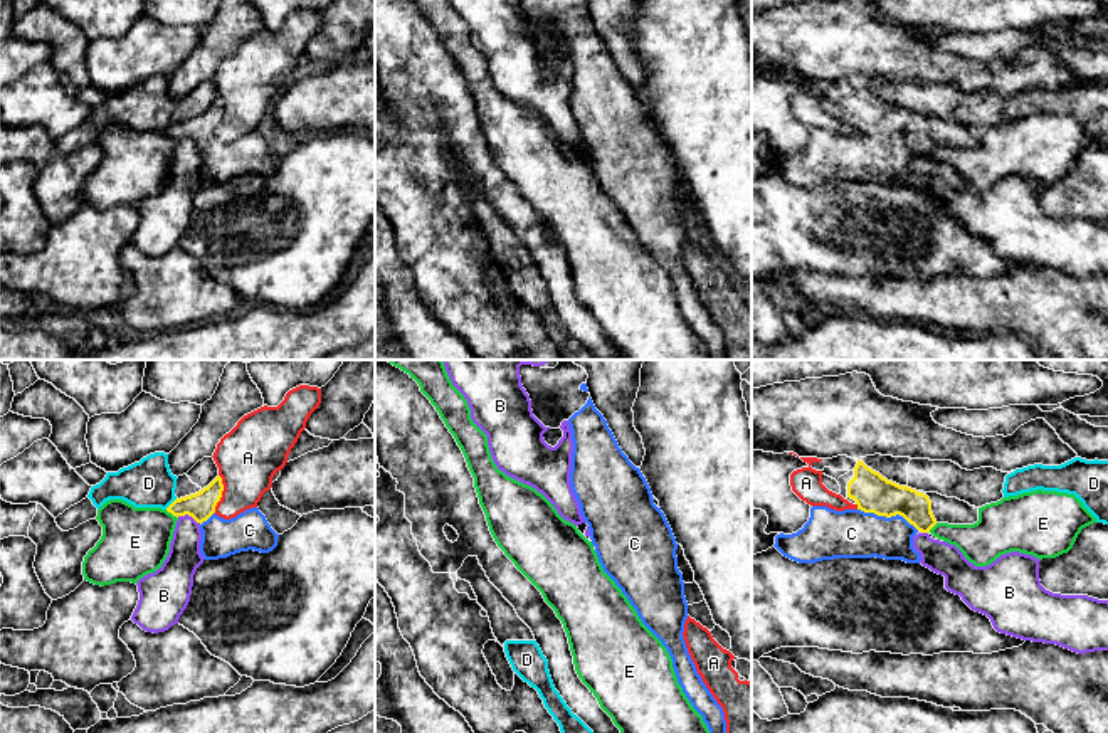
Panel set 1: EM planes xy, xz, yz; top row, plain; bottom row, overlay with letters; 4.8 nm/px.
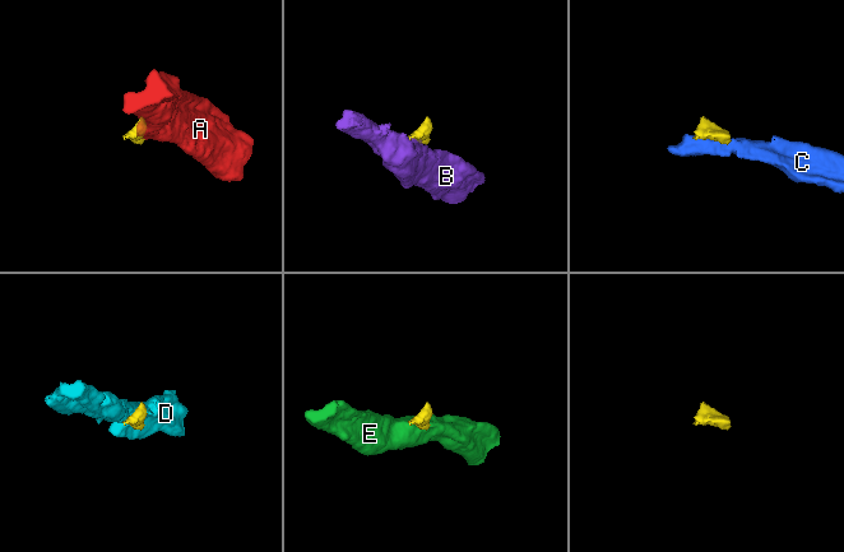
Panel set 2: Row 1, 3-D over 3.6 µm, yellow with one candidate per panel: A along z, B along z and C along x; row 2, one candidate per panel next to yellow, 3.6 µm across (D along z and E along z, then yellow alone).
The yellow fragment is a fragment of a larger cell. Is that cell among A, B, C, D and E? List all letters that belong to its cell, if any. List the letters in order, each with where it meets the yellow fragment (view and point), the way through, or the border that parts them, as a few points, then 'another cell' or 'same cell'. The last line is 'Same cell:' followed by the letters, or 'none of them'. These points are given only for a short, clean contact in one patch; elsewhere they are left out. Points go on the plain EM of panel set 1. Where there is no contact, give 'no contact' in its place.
A: xy (221, 116) | along xy (219, 98), (222, 120), (214, 135) | another cell
B: xy (189, 138) | along xy (177, 140), (189, 138), (200, 147) | another cell
C: yz (888, 140) | across yz (873, 116), (888, 140), (873, 153), (851, 157) | same cell
D: xy (172, 126) | along xy (177, 121), (165, 131) | another cell
E: xy (172, 137) | along xy (165, 133), (177, 142) | another cell
Same cell: C

